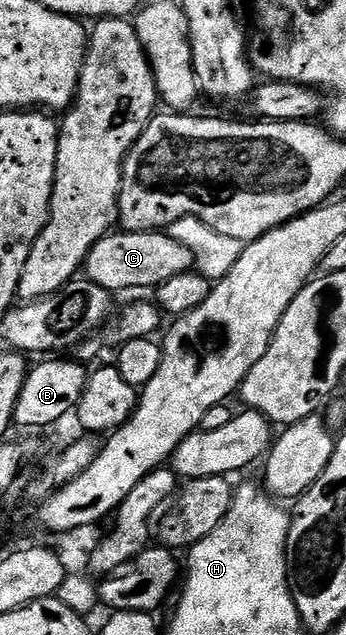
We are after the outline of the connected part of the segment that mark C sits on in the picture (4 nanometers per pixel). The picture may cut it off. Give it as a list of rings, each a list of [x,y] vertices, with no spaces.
[[[112,232],[102,238],[89,252],[85,263],[85,278],[112,292],[130,286],[158,288],[173,276],[188,273],[196,265],[193,252],[171,238],[167,232]]]

